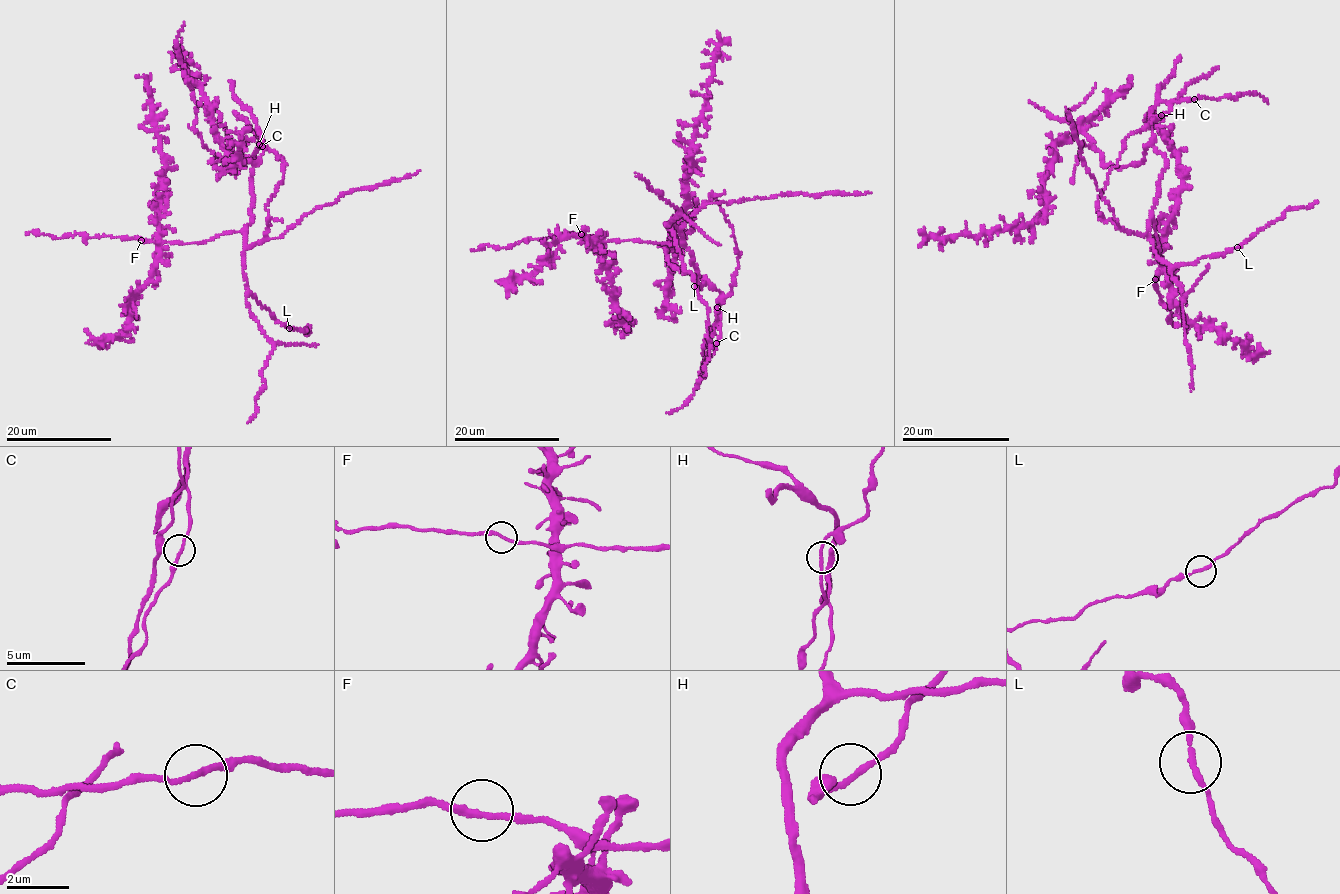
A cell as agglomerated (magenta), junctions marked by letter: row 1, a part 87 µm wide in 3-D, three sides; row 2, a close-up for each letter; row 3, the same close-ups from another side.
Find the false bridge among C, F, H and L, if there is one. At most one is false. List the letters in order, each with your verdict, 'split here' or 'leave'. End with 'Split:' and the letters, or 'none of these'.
C: leave
F: leave
H: leave
L: leave
Split: none of these

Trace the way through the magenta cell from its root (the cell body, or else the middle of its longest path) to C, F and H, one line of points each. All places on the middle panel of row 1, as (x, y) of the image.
C: (695, 276), (707, 279), (723, 297), (719, 313), (720, 338), (716, 343)
F: (695, 276), (703, 276), (708, 283), (700, 287), (690, 251), (685, 245), (638, 240), (599, 241), (581, 234)
H: (695, 276), (703, 276), (720, 291), (723, 299), (718, 321), (717, 307)

